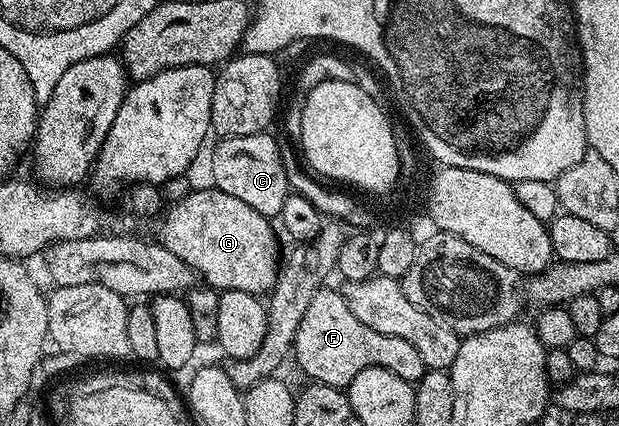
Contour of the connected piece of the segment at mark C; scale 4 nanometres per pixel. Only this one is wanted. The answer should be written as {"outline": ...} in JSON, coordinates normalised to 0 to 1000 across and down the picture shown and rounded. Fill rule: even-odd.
{"outline":[[[428,308],[351,329],[349,352],[342,359],[341,432],[365,448],[365,458],[378,458],[378,467],[391,467],[397,486],[410,486],[410,495],[425,509],[446,514],[456,495],[456,477],[462,477],[468,437],[452,340],[436,315],[438,310]]]}

